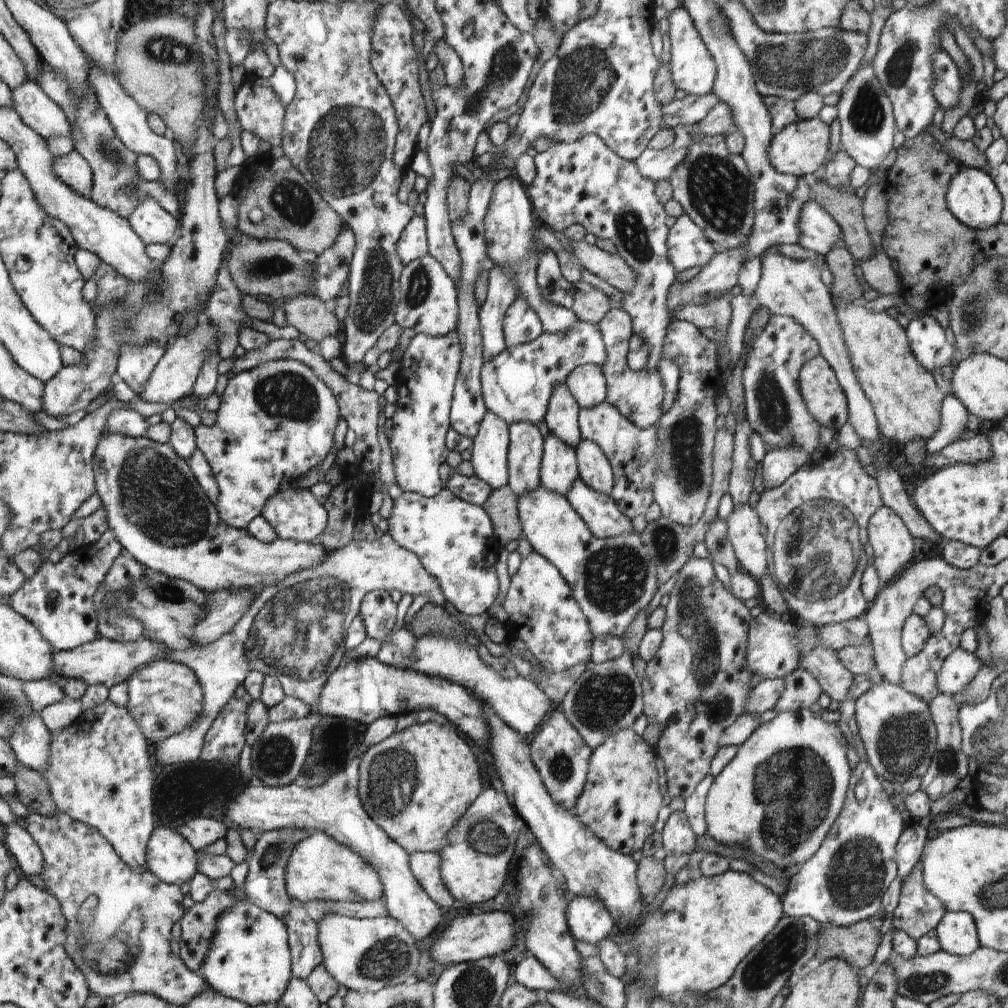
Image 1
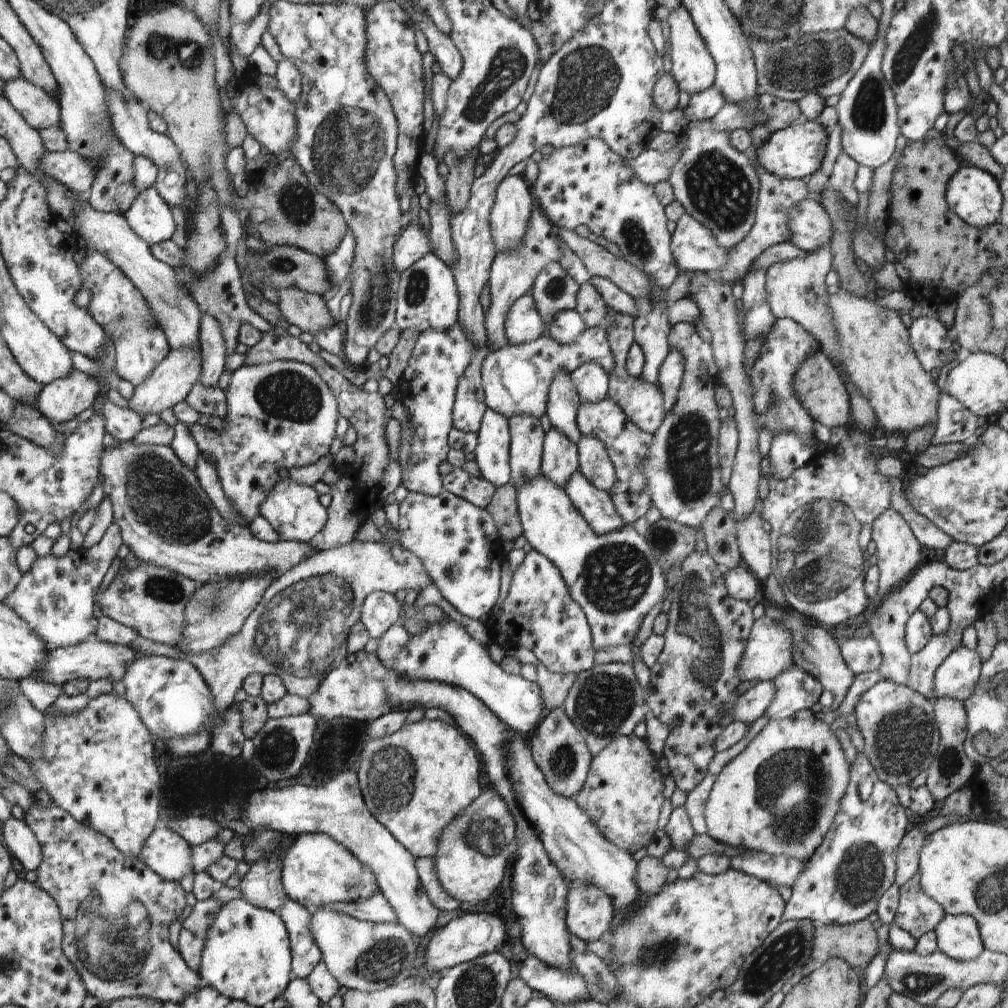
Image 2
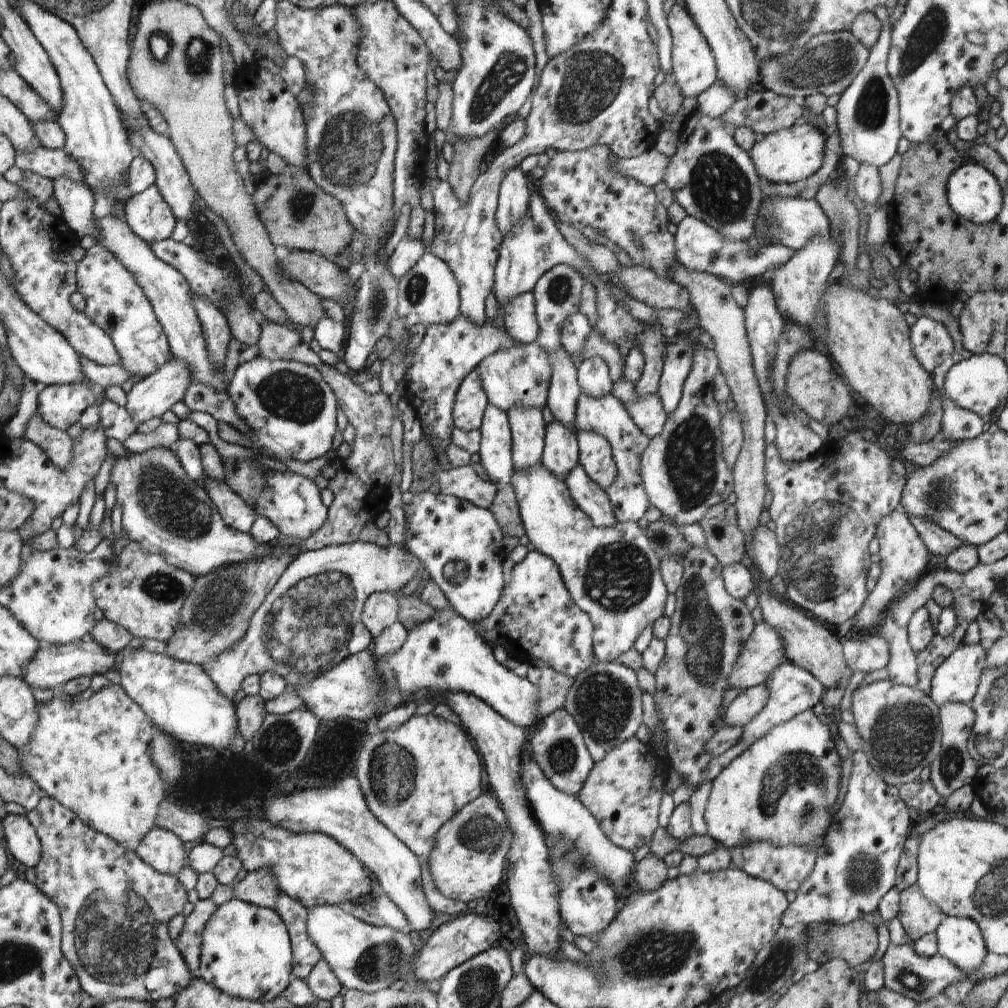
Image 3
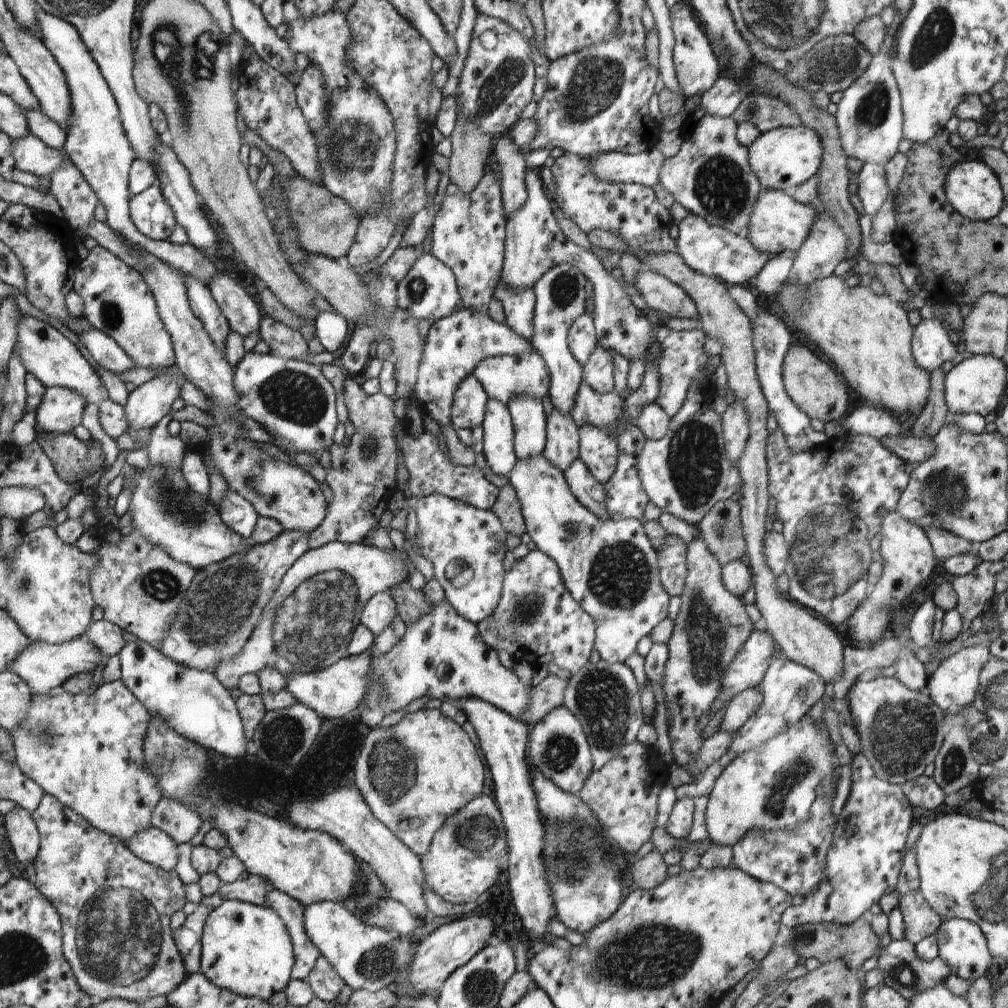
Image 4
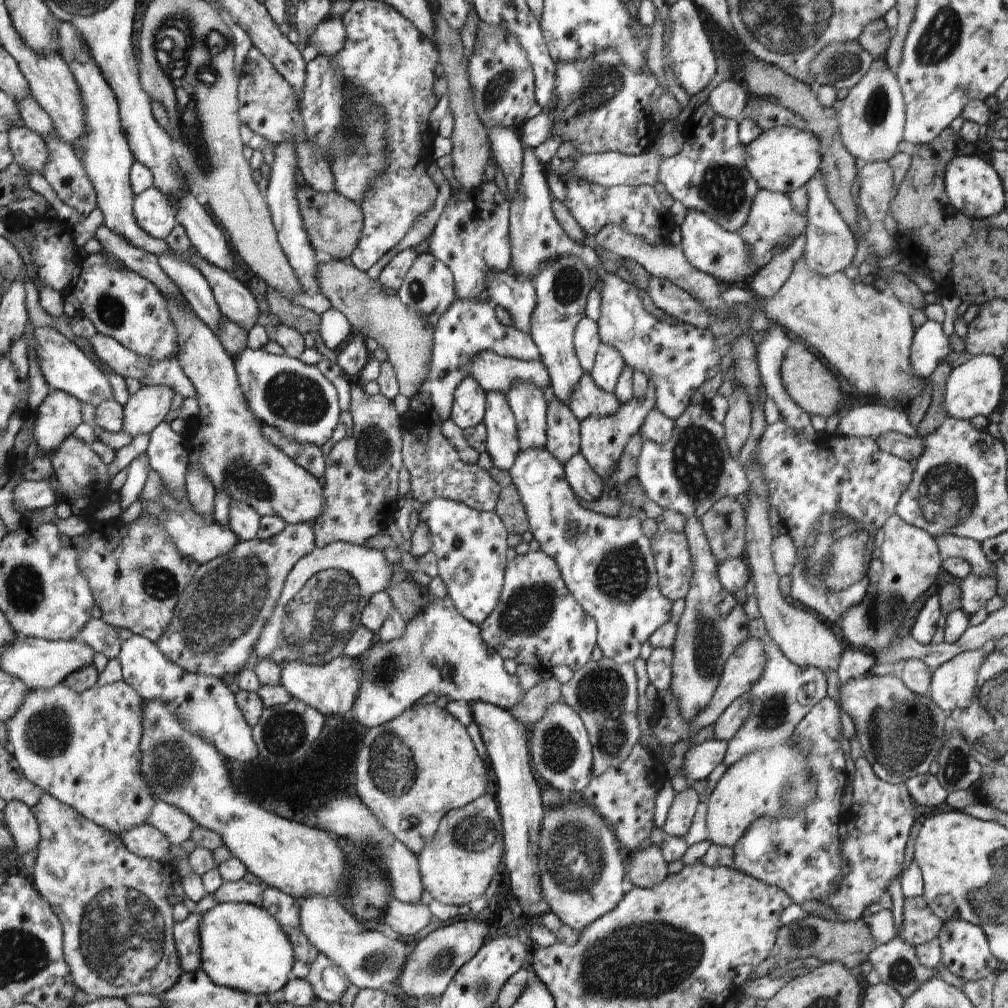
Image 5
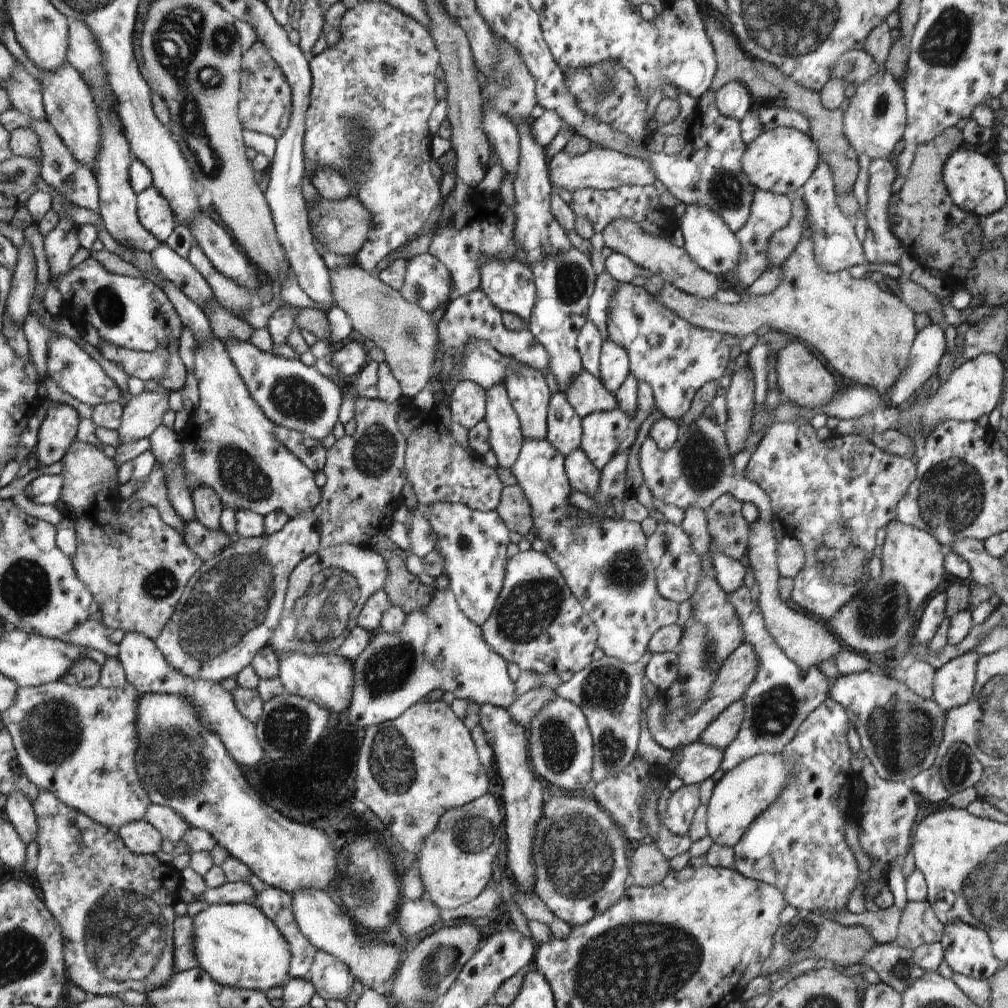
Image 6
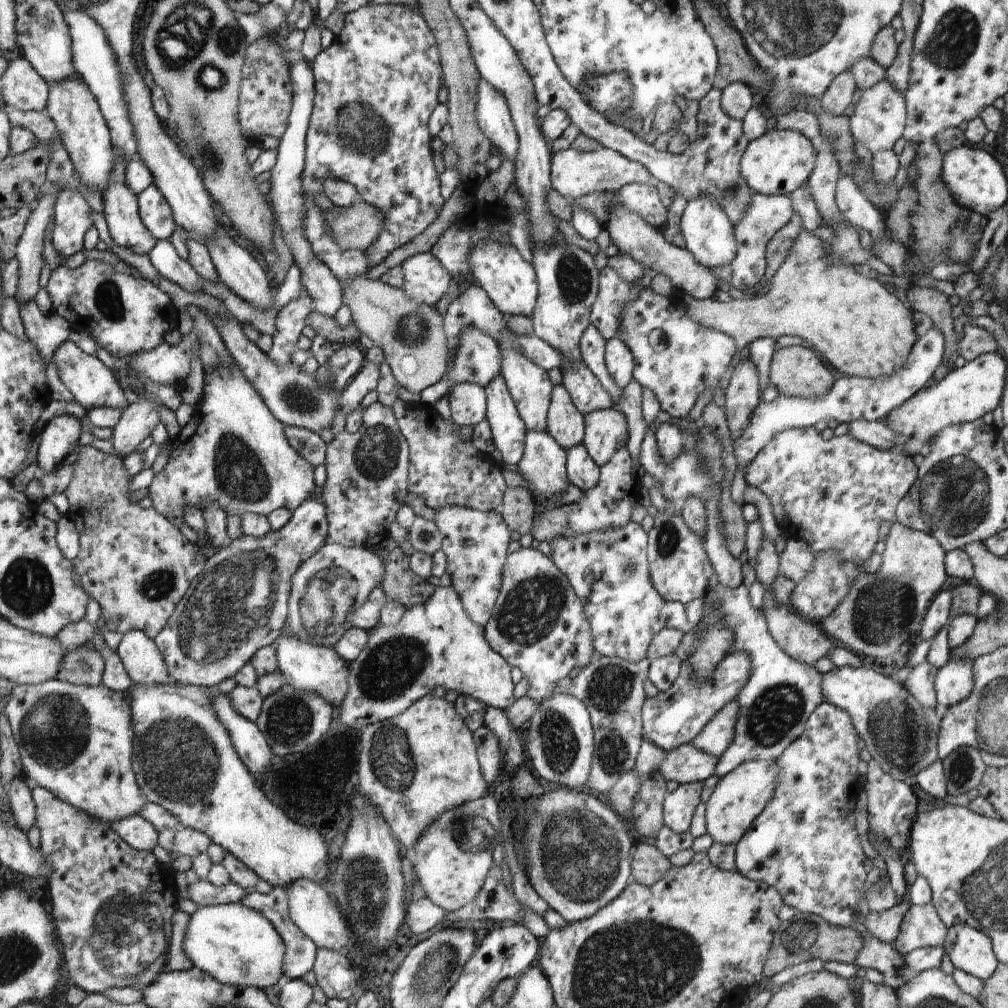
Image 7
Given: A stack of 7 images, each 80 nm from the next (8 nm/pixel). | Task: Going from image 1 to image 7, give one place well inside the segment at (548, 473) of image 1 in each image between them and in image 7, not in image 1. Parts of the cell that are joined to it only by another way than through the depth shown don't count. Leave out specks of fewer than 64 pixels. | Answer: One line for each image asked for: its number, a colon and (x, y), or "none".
2: (561, 456)
3: (561, 455)
4: (562, 450)
5: (564, 430)
6: (565, 426)
7: (566, 423)

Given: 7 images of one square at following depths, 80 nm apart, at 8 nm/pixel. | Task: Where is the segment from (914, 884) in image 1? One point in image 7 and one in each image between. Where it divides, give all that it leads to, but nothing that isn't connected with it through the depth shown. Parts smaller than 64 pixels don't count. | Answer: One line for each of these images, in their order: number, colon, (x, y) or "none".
2: (917, 912)
3: (919, 916)
4: (920, 919)
5: (920, 924)
6: (918, 924)
7: (921, 926)

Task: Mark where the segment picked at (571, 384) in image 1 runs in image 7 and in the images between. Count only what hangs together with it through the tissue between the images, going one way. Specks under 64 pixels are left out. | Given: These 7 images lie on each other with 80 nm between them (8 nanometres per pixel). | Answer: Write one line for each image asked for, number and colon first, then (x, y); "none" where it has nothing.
2: (592, 381)
3: (594, 377)
4: (598, 373)
5: (608, 366)
6: (614, 366)
7: (620, 361)

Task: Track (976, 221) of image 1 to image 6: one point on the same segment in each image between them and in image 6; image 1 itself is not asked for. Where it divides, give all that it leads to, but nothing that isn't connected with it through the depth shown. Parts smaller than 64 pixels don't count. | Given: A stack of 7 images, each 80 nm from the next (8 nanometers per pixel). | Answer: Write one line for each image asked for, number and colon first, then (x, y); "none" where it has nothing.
2: (973, 194)
3: (973, 193)
4: (972, 188)
5: (972, 185)
6: (973, 181)

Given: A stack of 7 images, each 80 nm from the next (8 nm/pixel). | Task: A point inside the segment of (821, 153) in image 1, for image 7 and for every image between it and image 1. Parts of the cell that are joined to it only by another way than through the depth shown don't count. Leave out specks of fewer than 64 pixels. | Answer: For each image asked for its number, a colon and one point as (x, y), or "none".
2: (798, 150)
3: (792, 154)
4: (784, 157)
5: (782, 159)
6: (781, 160)
7: (778, 162)

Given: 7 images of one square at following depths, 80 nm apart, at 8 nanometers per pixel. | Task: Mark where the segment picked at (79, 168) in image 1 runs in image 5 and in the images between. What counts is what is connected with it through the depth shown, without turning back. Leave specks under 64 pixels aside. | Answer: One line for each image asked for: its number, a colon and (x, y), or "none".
2: (77, 173)
3: (54, 163)
4: (31, 154)
5: (29, 149)

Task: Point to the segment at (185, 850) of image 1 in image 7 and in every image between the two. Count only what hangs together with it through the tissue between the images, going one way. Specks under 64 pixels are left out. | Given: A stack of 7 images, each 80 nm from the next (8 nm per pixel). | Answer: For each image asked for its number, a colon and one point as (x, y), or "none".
2: (168, 854)
3: (161, 849)
4: (154, 846)
5: (145, 841)
6: (142, 838)
7: (142, 835)

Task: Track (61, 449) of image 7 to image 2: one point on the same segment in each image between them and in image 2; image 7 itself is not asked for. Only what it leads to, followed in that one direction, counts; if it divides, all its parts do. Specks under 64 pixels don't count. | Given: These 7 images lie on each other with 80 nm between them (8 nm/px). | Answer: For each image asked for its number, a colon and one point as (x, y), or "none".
2: (63, 399)
3: (60, 405)
4: (60, 410)
5: (57, 417)
6: (57, 432)

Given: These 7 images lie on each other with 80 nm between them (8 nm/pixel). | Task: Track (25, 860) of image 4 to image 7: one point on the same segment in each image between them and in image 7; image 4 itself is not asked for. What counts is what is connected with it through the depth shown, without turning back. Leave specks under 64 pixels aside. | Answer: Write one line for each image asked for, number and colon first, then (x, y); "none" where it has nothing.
5: (20, 820)
6: (20, 812)
7: (19, 796)

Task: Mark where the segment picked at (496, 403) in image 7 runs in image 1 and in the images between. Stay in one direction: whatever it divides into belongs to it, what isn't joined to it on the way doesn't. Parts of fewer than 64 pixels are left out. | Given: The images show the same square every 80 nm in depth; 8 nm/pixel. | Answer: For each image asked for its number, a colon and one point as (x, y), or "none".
1: (490, 446)
2: (492, 455)
3: (495, 451)
4: (498, 432)
5: (502, 444)
6: (506, 437)

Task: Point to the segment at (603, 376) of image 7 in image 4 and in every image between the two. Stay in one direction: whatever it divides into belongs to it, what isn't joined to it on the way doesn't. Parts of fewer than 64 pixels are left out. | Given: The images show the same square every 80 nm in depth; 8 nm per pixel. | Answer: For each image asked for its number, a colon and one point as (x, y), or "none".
4: (583, 340)
5: (586, 338)
6: (590, 340)

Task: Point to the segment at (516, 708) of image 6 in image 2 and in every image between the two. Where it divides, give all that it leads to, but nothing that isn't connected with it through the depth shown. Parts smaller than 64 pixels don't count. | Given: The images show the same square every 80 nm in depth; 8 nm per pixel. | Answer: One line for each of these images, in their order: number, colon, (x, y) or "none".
2: (555, 686)
3: (554, 686)
4: (549, 694)
5: (531, 708)

